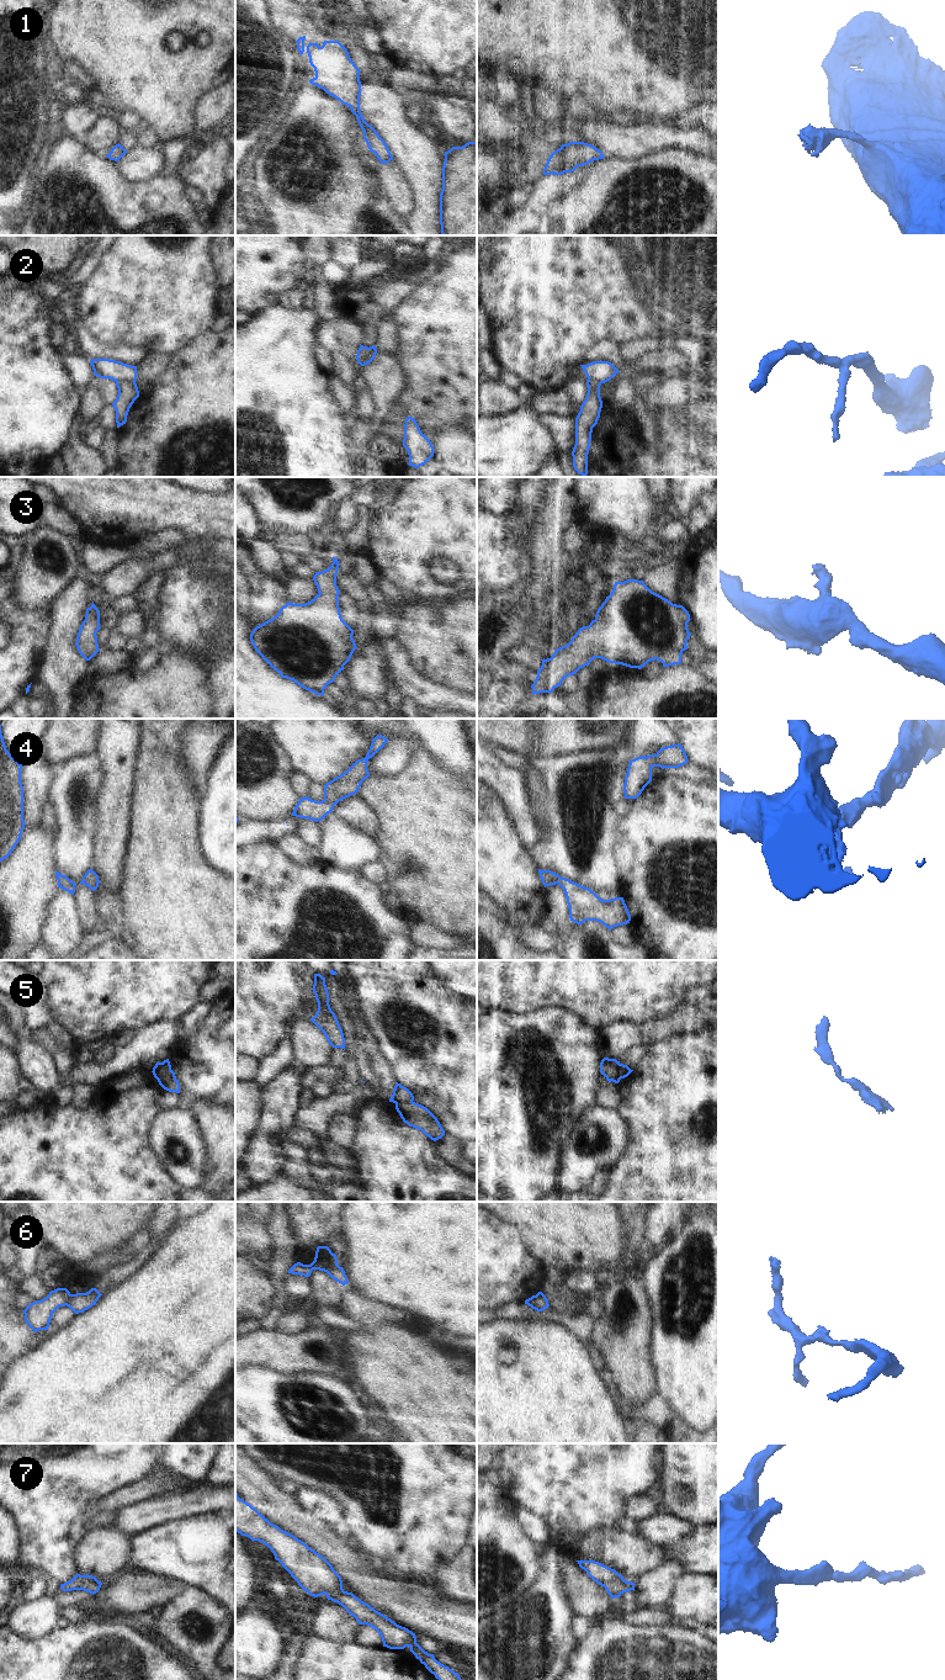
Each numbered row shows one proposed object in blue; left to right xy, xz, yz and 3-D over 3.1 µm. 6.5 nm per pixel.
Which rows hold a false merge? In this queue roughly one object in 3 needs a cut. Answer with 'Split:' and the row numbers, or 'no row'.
Split: 2, 5, 6

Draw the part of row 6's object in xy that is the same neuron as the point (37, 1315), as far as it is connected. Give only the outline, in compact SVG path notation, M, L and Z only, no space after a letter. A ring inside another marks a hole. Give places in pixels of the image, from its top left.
M67 1288L51 1291L42 1300L36 1300L26 1307L23 1310L25 1321L34 1332L48 1330L53 1313L59 1307L65 1307L70 1295Z

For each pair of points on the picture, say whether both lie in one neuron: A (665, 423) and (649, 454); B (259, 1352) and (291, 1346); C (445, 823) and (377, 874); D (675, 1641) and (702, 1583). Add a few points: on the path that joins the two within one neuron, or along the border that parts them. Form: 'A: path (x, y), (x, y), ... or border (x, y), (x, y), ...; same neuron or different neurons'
A: path (665, 430), (665, 438), (657, 446); same neuron
B: path (266, 1350), (283, 1350); same neuron
C: border (377, 860), (385, 868), (386, 880); different neurons
D: border (679, 1625), (696, 1631); different neurons

